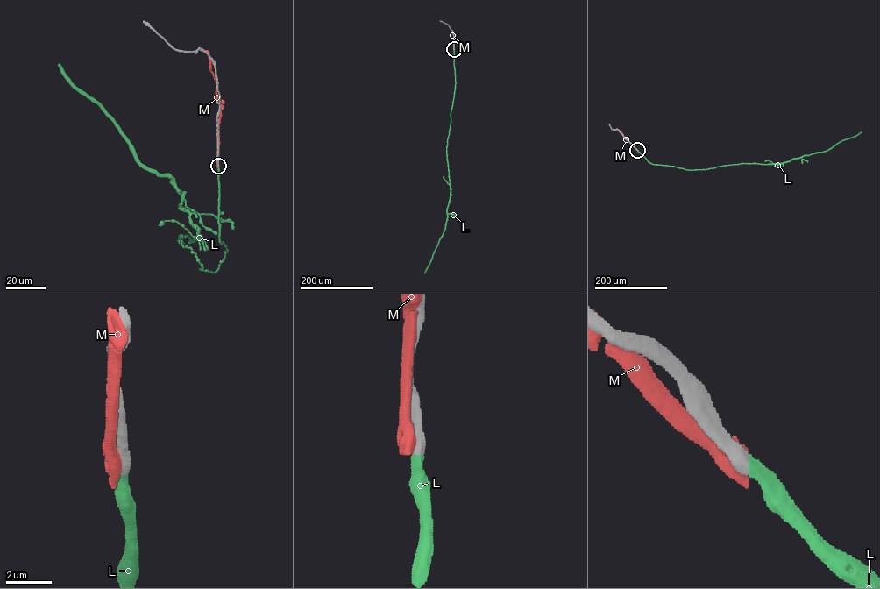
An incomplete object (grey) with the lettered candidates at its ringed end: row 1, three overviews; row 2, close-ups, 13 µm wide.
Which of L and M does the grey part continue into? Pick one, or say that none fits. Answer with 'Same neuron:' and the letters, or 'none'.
Same neuron: L

